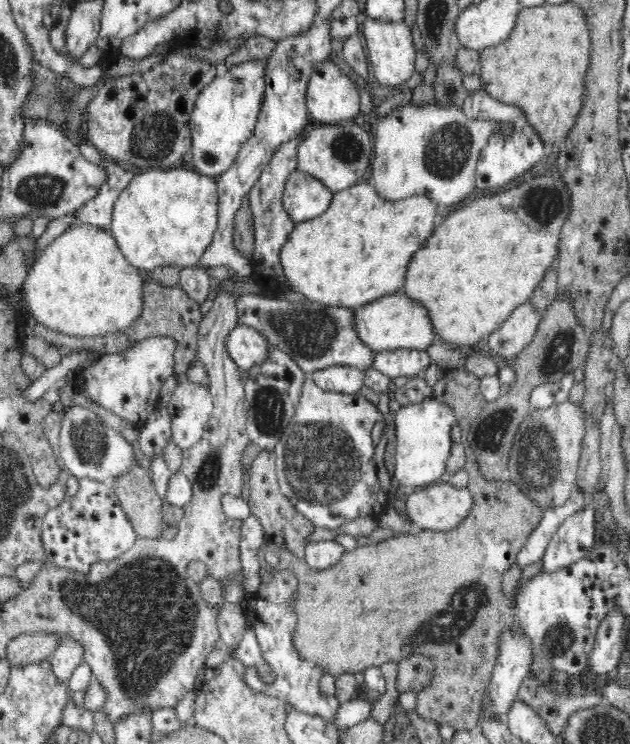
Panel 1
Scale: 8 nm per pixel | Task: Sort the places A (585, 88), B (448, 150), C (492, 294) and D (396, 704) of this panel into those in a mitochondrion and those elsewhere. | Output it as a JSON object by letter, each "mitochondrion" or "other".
{"A":"other","B":"mitochondrion","C":"other","D":"other"}

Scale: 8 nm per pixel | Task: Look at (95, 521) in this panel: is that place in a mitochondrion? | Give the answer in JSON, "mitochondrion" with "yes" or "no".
{"mitochondrion":"no"}

